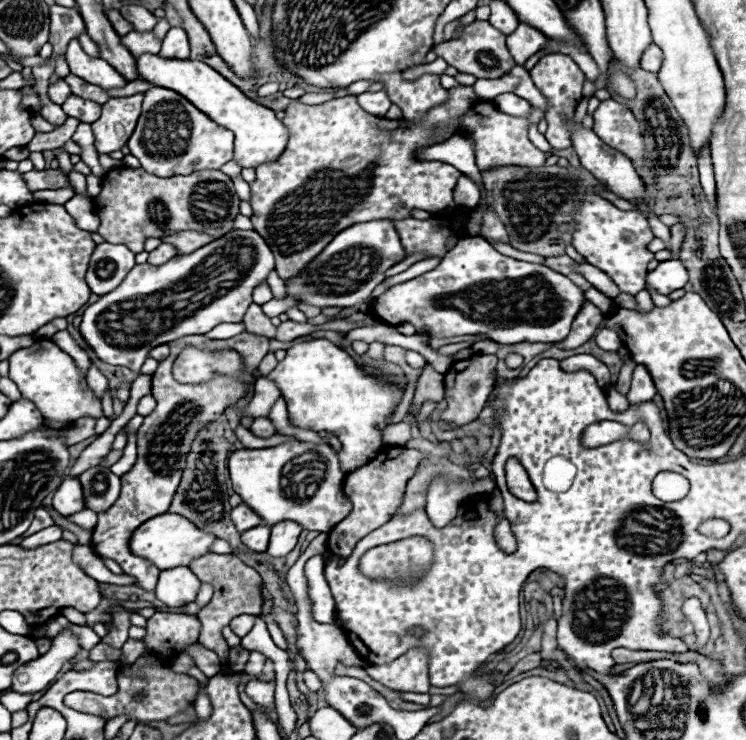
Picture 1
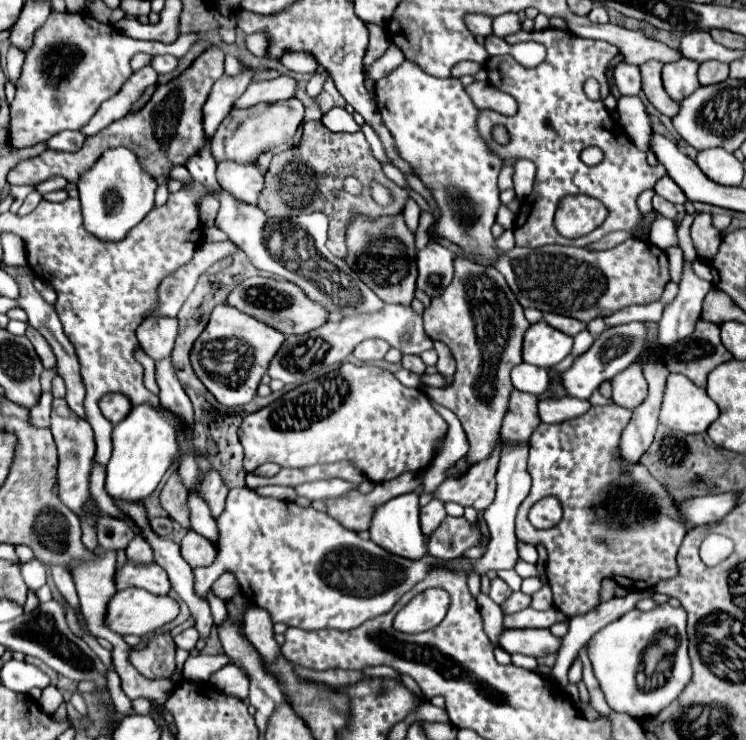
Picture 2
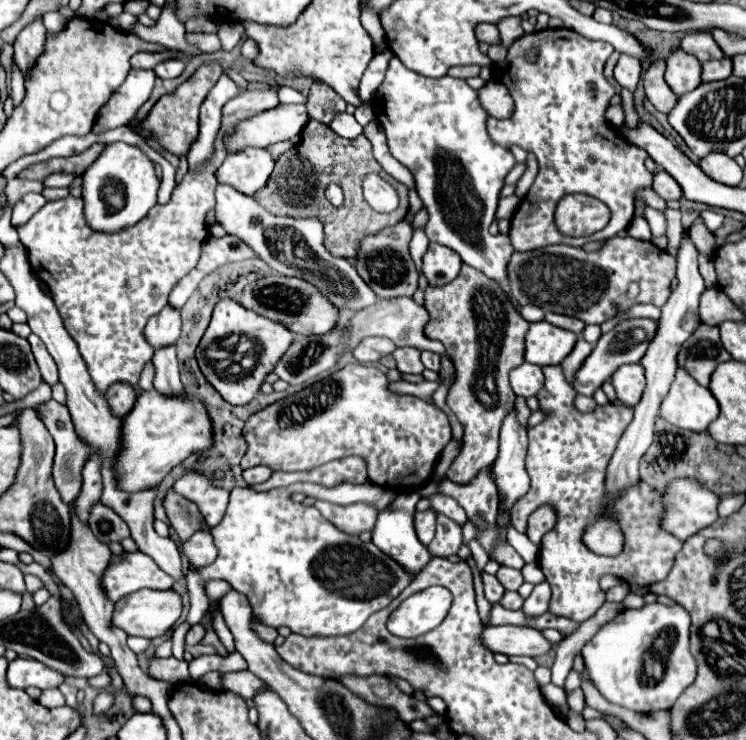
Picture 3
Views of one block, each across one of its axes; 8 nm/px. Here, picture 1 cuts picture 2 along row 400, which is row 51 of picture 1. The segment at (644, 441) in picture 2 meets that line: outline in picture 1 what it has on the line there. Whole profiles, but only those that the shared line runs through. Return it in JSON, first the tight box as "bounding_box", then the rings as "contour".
{"bounding_box":[640,44,662,72],"contour":[[[650,44],[640,58],[640,66],[648,72],[658,72],[662,66],[662,50],[656,44]]]}

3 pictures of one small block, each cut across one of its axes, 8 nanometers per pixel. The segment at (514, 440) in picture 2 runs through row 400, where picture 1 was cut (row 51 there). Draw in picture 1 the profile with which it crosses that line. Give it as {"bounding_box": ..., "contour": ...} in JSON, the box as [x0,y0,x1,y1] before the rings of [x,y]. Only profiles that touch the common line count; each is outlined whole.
{"bounding_box":[506,24,546,64],"contour":[[[520,24],[510,36],[506,36],[506,44],[516,64],[524,64],[546,44],[546,36],[528,24]]]}

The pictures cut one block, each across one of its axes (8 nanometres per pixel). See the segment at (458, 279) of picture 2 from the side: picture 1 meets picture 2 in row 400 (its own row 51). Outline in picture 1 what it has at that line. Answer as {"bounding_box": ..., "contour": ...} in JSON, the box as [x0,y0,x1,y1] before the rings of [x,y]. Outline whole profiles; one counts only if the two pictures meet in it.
{"bounding_box":[434,20,516,78],"contour":[[[476,20],[472,24],[468,24],[458,38],[452,38],[448,42],[442,42],[438,46],[434,46],[434,52],[438,56],[442,56],[450,66],[458,68],[460,72],[468,72],[474,74],[476,78],[500,78],[506,72],[510,72],[510,68],[516,64],[506,48],[506,36],[502,32],[498,32],[490,22],[486,20]]]}

